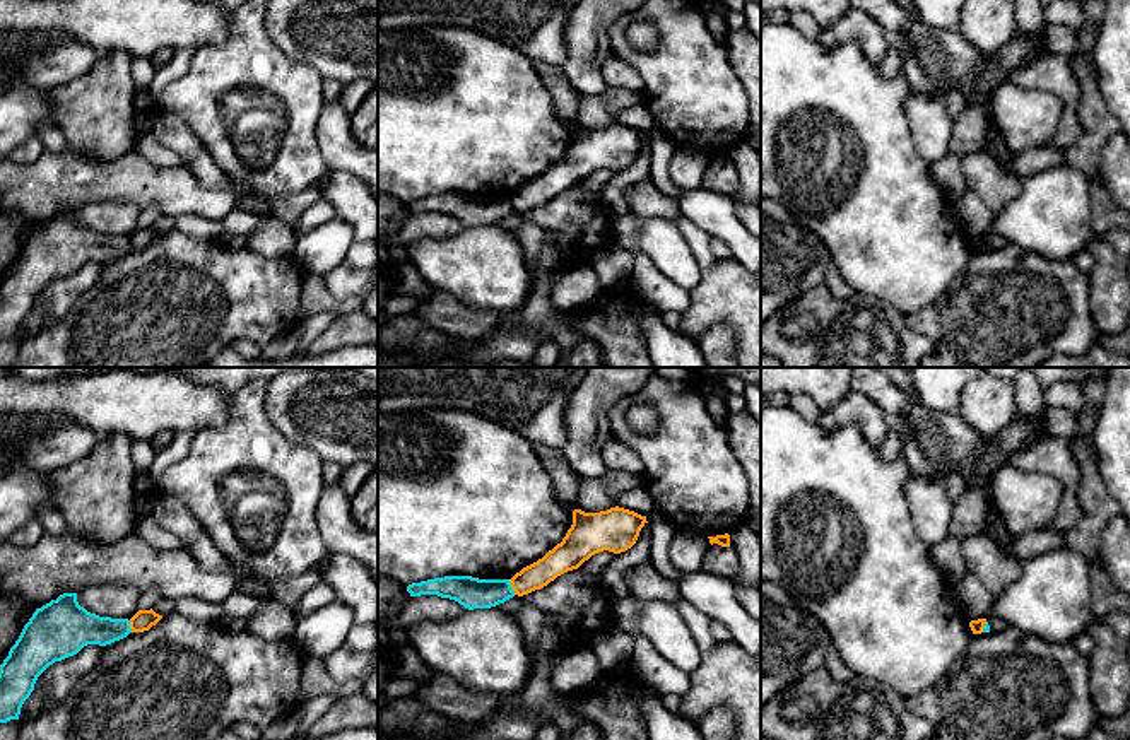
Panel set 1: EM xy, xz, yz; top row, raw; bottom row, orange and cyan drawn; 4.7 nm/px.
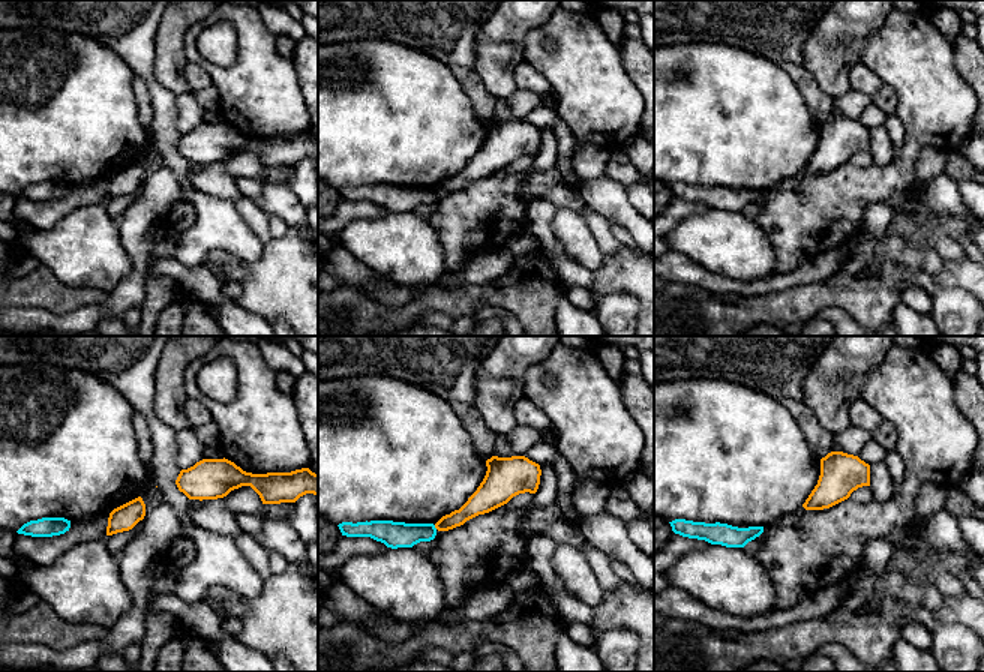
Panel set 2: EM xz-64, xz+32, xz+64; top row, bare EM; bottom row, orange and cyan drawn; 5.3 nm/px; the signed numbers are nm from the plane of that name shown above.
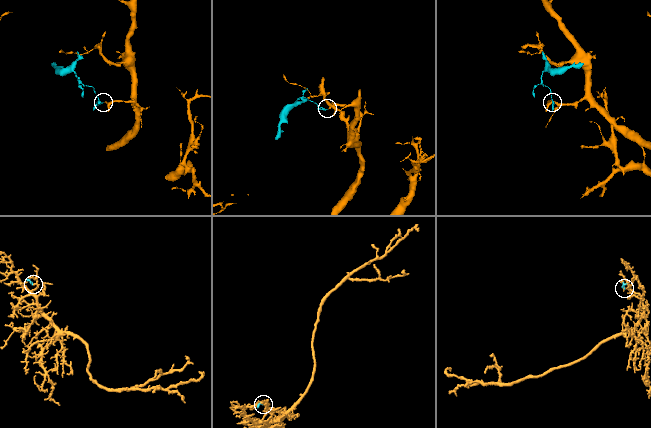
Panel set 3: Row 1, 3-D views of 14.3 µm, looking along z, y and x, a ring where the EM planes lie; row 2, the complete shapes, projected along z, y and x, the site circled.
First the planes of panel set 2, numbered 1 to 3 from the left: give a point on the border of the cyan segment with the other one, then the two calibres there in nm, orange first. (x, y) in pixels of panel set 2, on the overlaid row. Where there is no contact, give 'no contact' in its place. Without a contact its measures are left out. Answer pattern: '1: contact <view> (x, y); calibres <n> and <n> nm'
1: no contact
2: contact xz+32 (435, 527); calibres 110 and 140 nm
3: no contact

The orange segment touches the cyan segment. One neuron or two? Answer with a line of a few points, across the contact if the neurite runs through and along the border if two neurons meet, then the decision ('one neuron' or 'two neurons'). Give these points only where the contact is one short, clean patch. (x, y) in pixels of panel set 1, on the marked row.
line xz (508, 580), (515, 593); two neurons

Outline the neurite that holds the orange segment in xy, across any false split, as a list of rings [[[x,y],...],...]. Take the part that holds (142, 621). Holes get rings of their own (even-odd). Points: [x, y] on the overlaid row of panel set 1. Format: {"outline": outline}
{"outline": [[[152,608],[138,610],[130,619],[130,629],[132,629],[132,632],[144,632],[144,631],[149,631],[152,625],[156,625],[161,619],[162,619],[162,615],[156,614]]]}

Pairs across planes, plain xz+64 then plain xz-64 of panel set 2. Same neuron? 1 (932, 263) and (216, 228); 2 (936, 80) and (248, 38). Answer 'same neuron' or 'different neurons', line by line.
1: same neuron
2: same neuron

